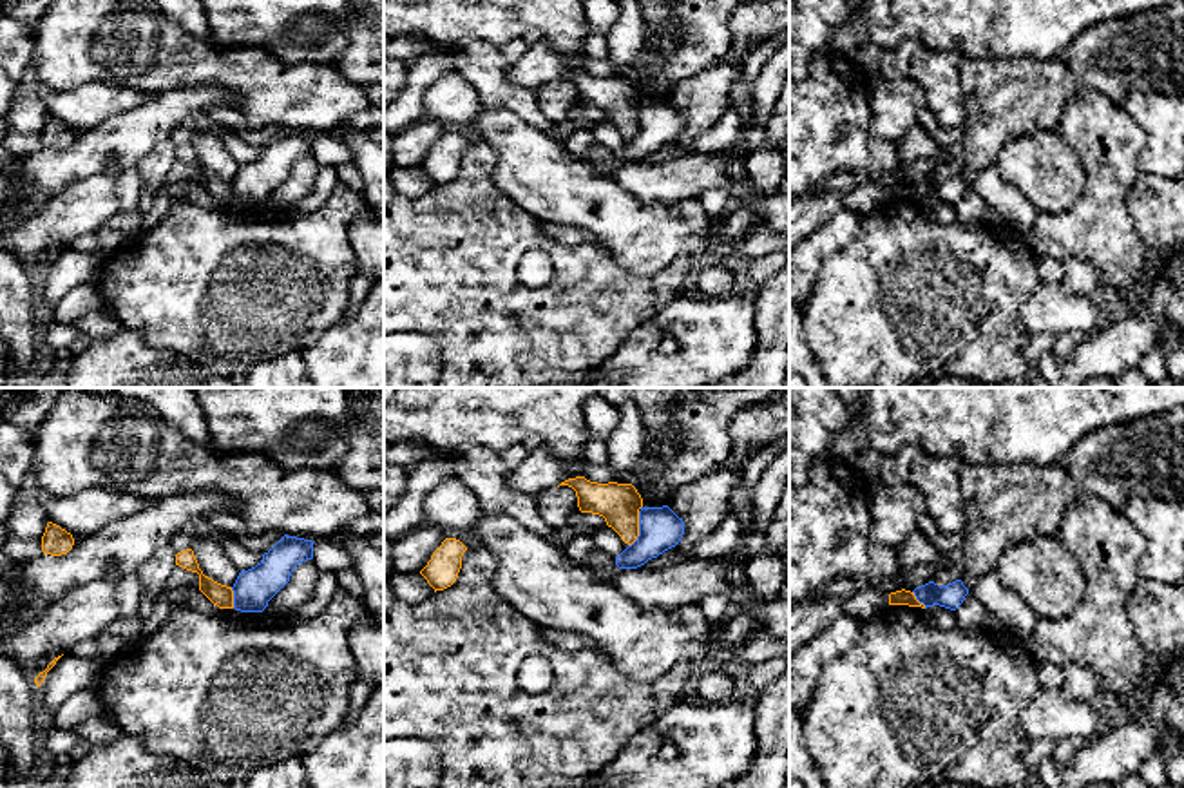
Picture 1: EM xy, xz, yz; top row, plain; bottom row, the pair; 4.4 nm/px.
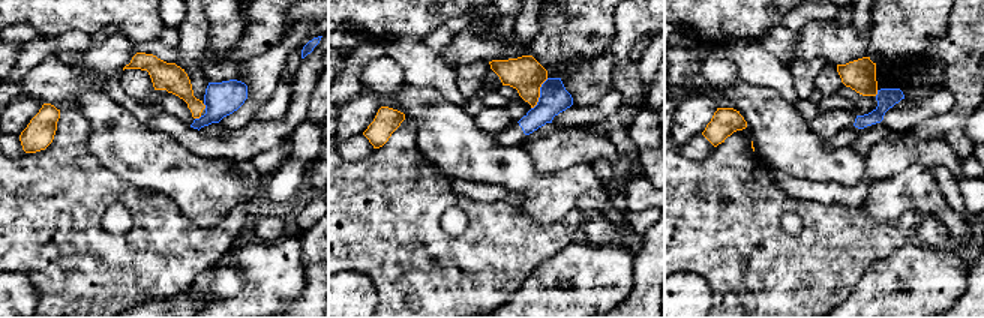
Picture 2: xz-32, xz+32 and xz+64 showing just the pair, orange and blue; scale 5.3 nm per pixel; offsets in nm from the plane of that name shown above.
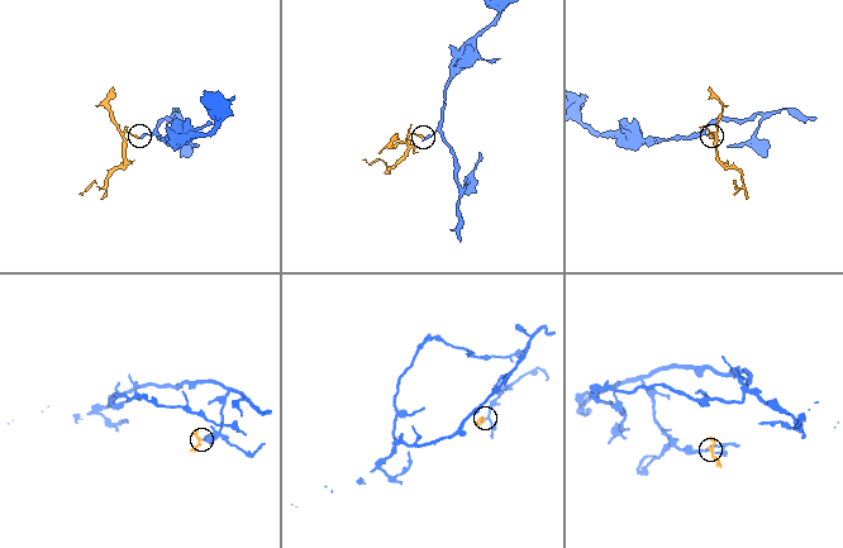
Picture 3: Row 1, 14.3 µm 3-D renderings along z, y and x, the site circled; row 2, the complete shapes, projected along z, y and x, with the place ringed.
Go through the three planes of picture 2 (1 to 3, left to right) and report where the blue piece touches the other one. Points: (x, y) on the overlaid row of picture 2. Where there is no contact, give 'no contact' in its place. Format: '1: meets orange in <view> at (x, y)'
1: meets orange in xz-32 at (198, 117)
2: meets orange in xz+32 at (539, 93)
3: meets orange in xz+64 at (876, 93)

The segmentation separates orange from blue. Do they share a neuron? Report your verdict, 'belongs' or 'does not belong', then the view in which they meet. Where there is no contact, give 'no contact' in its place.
does not belong; meets orange in xz

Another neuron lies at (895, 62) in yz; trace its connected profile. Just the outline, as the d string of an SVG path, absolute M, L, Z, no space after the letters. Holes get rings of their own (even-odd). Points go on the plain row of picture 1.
M905 40L893 49L882 51L880 74L883 80L903 78L911 74L912 58L920 53L918 42Z

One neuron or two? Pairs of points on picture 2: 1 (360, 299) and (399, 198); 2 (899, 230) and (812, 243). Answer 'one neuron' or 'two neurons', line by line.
1: two neurons
2: one neuron

